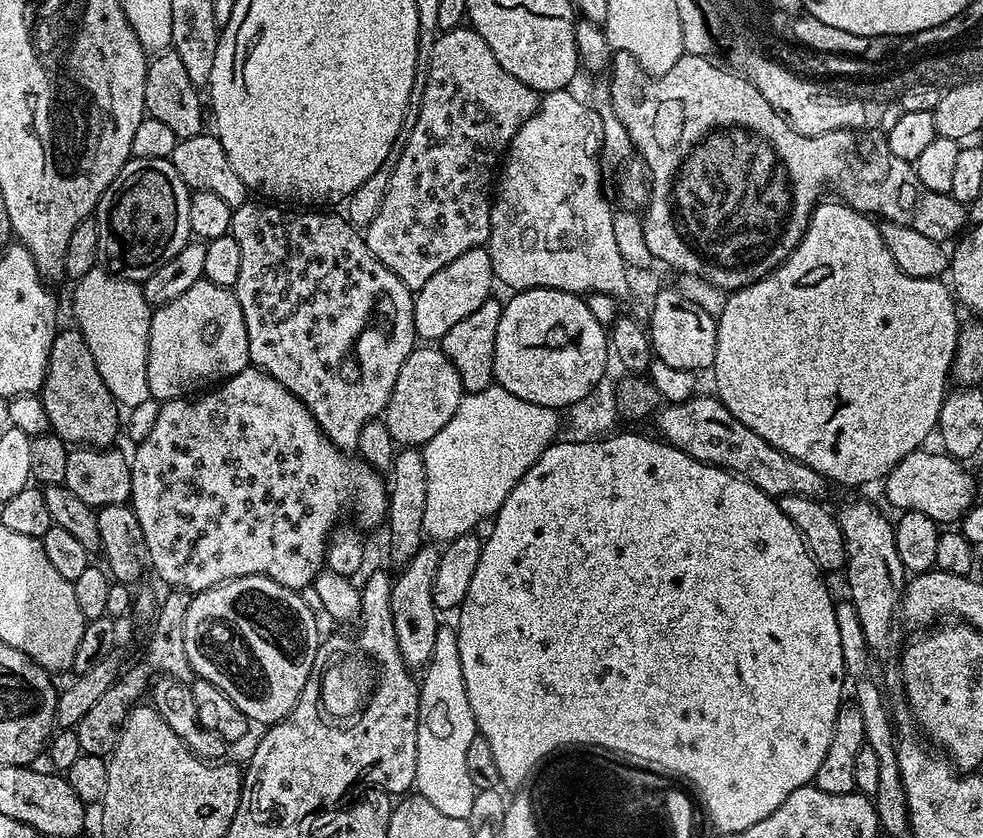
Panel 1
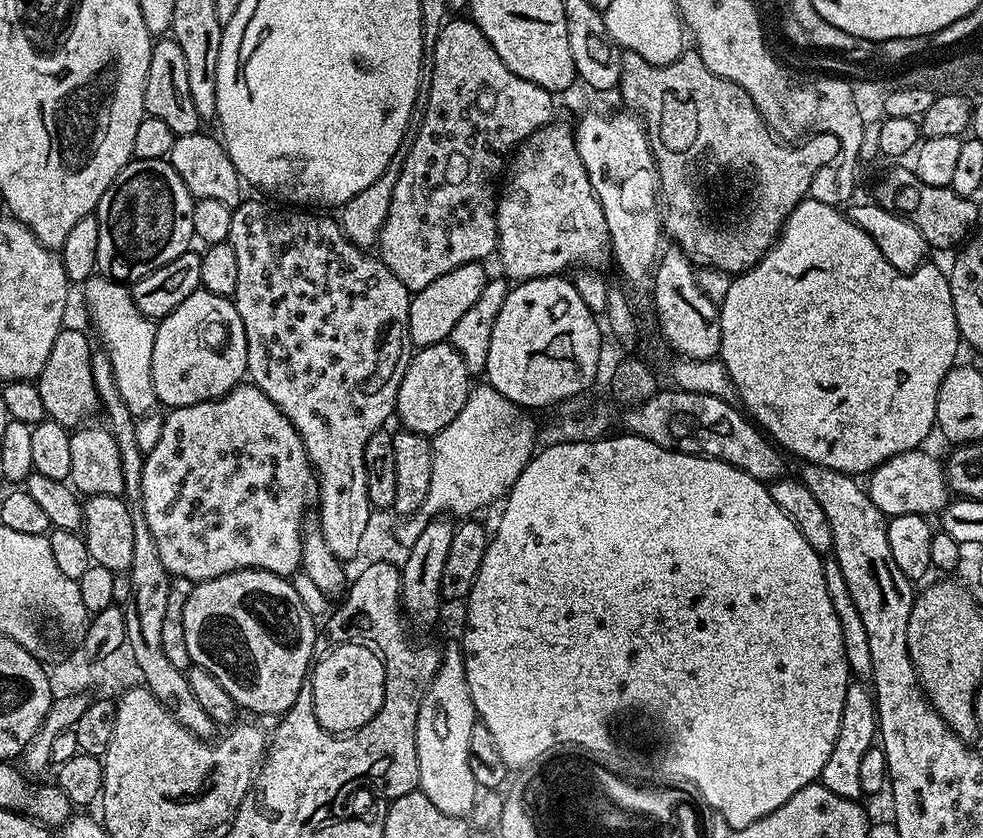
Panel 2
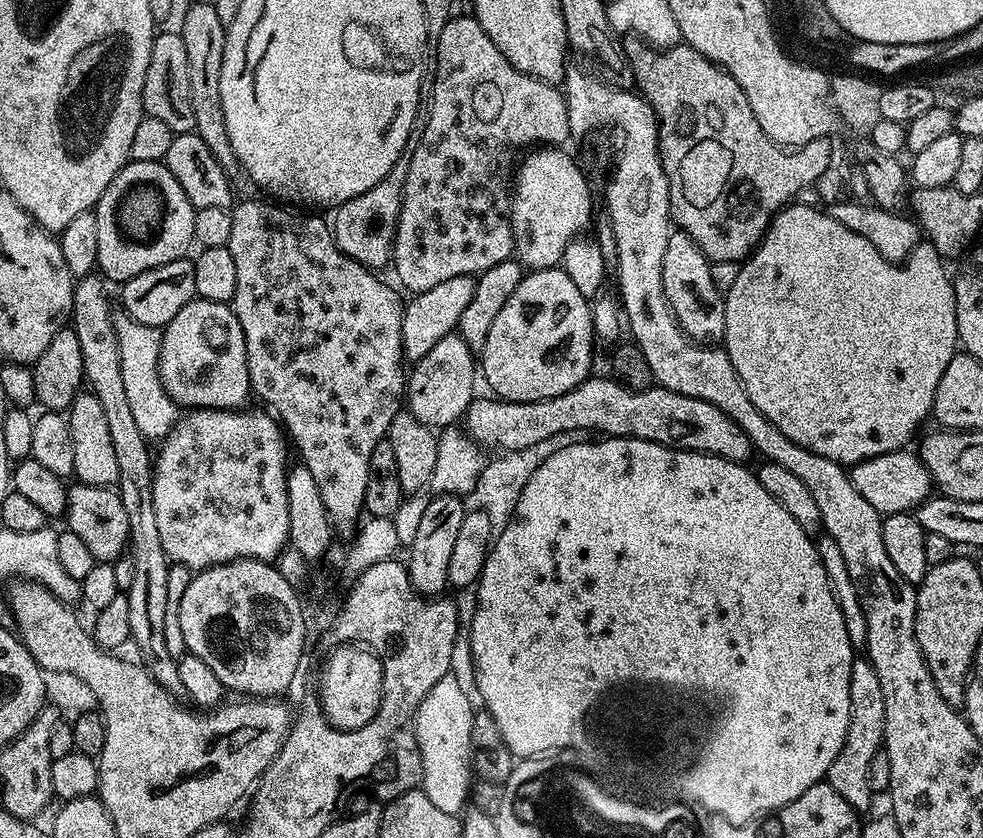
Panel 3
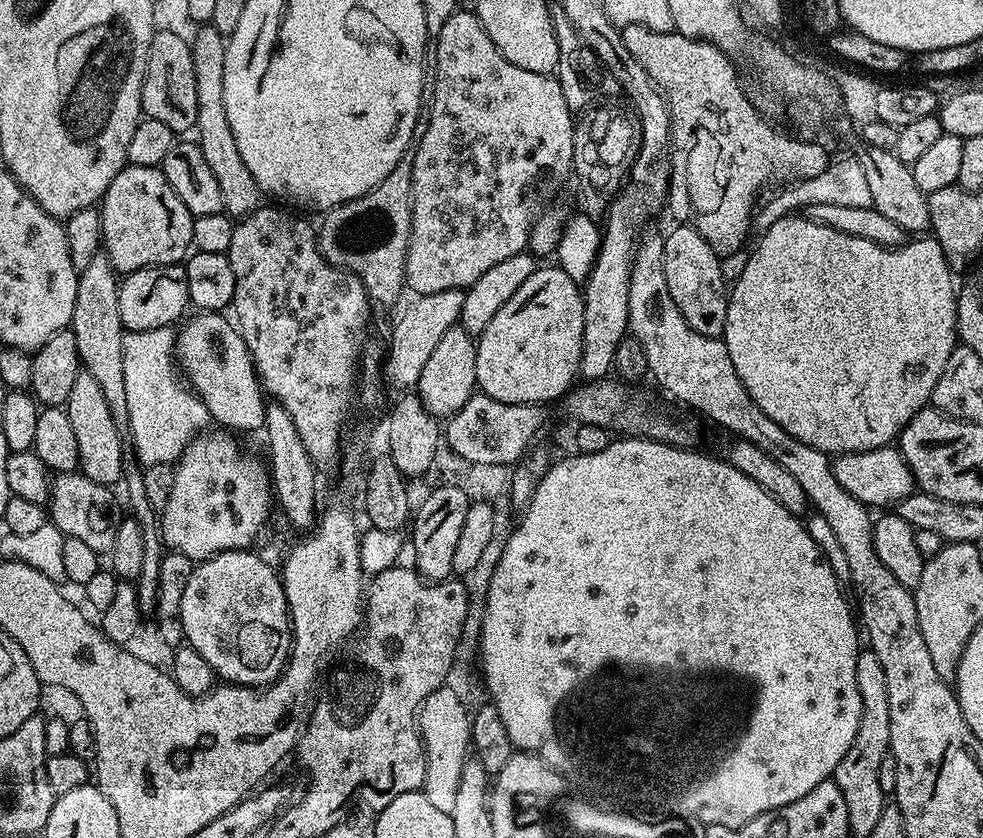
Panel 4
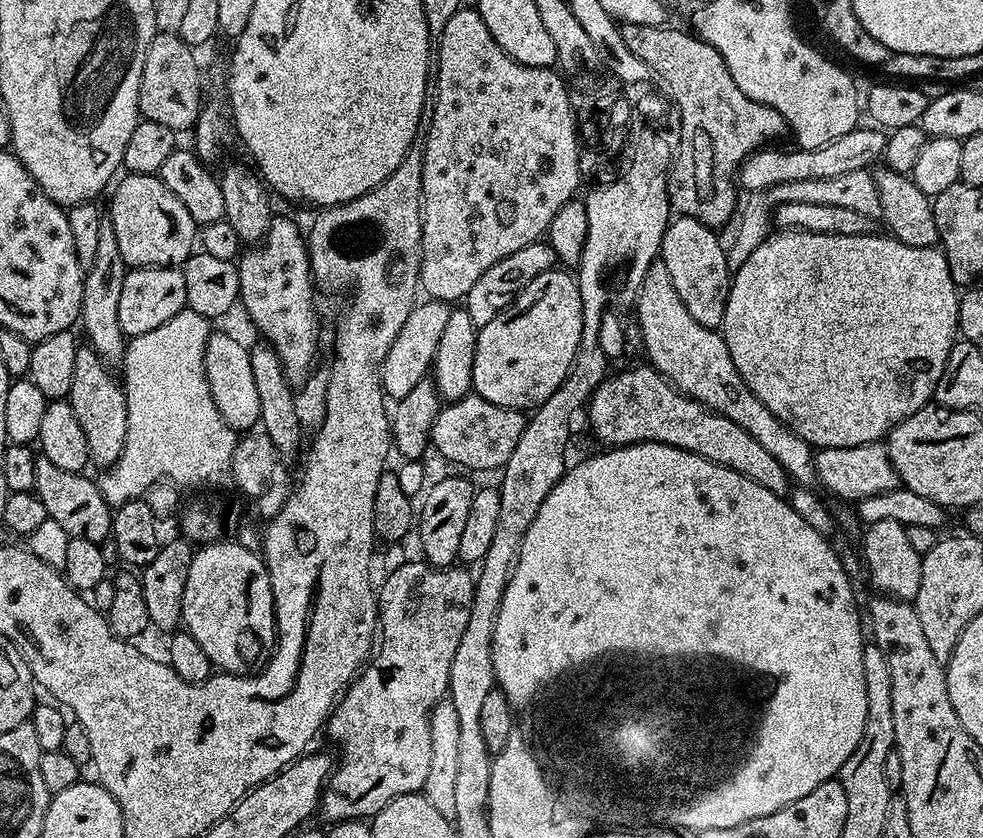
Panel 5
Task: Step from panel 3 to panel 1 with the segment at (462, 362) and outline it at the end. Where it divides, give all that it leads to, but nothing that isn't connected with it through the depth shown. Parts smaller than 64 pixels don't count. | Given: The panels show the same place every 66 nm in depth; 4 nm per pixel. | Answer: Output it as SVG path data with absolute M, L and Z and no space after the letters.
M436 346L413 348L406 362L402 362L402 370L398 370L398 382L394 382L390 402L382 413L386 430L390 430L390 438L400 446L428 444L430 438L434 438L434 434L438 434L438 430L454 418L454 410L458 410L465 395L462 378L443 350Z

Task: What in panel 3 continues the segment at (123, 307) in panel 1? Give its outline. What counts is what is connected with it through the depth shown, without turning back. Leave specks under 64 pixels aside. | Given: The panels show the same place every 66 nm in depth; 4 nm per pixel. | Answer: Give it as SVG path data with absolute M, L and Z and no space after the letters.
M126 314L115 317L118 354L122 354L122 379L130 401L130 411L138 422L138 430L149 441L160 442L176 427L178 405L166 394L160 381L160 333L161 329L142 326Z

